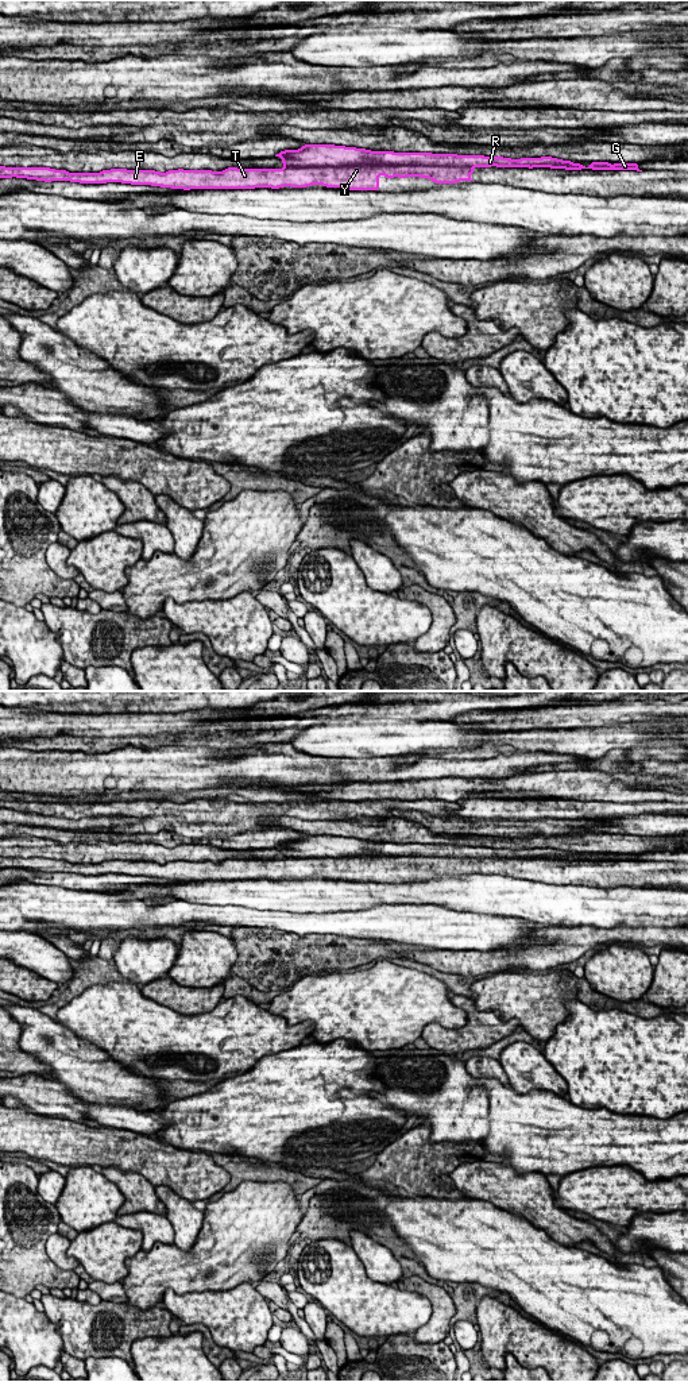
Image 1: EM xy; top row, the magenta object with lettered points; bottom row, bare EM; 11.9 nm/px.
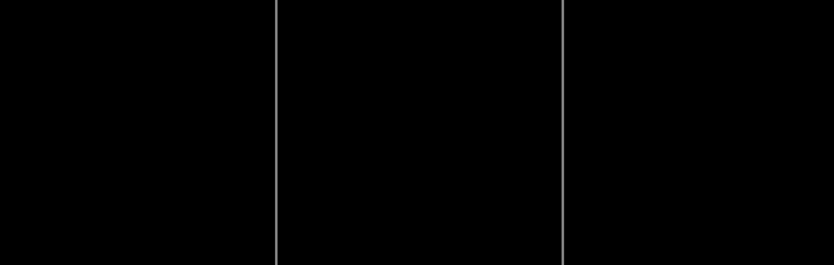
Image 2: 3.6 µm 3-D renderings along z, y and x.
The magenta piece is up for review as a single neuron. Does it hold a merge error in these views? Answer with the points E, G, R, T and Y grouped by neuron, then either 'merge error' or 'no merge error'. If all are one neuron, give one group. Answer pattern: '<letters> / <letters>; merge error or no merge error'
E T Y / G R; merge error

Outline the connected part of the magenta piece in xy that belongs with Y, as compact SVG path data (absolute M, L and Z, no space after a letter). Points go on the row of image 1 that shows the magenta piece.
M364 161L360 165L318 166L318 167L283 167L283 169L237 169L228 167L223 171L212 170L127 170L111 169L100 173L69 173L50 167L5 167L0 166L0 178L27 178L36 181L70 181L80 184L121 182L131 185L151 185L171 189L279 189L306 188L322 185L345 190L379 192L379 175L386 178L421 177L430 178L436 184L456 184L474 181L474 167L444 166L390 166L372 165Z

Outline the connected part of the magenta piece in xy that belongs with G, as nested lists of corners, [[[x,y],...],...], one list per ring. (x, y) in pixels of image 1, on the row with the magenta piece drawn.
[[[305,144],[298,150],[282,150],[275,157],[282,159],[285,167],[318,167],[360,165],[364,161],[372,165],[390,166],[444,166],[444,167],[550,167],[565,170],[637,170],[638,163],[591,162],[588,167],[552,157],[511,159],[503,157],[457,155],[432,153],[394,153],[371,151],[366,148],[335,146],[335,144]]]

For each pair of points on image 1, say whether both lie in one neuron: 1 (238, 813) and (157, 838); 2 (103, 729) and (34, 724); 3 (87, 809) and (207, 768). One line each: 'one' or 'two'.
1: two
2: one
3: two

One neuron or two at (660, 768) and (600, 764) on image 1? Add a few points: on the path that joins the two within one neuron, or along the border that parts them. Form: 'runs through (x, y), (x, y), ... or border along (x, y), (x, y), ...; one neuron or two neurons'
runs through (645, 767), (615, 764); one neuron

